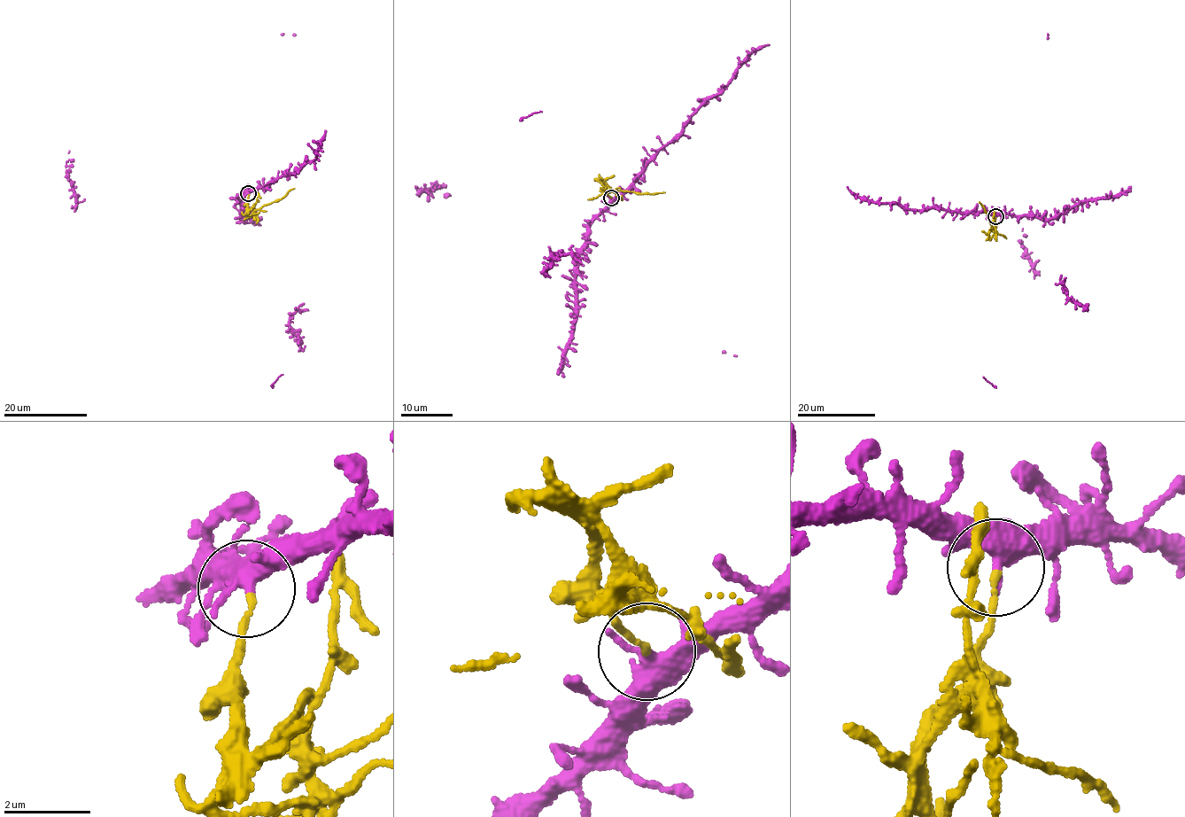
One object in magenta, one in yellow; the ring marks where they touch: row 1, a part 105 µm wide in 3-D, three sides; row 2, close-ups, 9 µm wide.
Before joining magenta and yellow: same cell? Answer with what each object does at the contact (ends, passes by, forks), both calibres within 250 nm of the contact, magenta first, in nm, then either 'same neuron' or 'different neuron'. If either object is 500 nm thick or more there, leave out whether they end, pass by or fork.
magenta passes by; yellow ends there; 420 nm thick on the magenta side, 130 nm on the other; different neuron

